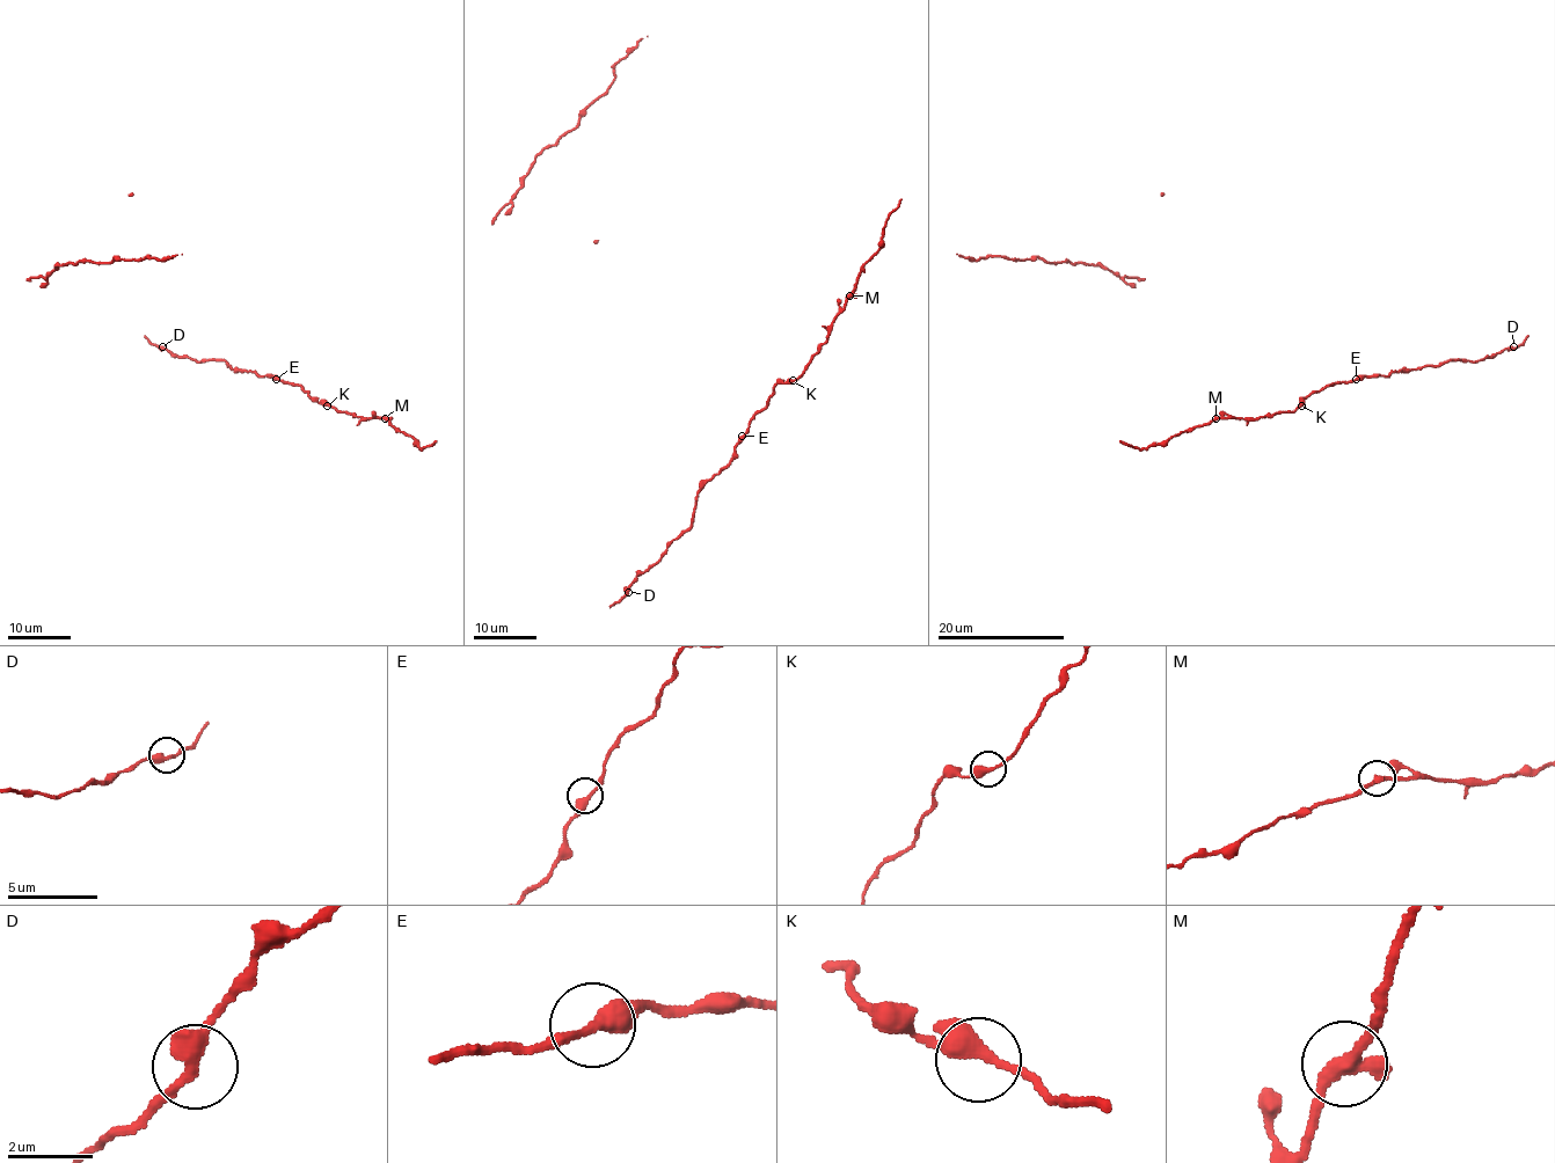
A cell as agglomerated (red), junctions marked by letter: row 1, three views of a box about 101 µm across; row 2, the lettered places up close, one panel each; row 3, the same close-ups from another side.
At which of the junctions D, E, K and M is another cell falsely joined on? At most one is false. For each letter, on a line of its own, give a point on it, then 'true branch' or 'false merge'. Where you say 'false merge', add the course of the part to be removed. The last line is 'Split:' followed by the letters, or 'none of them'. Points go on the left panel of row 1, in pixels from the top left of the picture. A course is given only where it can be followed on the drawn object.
D: (162, 346) | true branch
E: (276, 379) | true branch
K: (327, 406) | true branch
M: (385, 418) | true branch
Split: none of them

